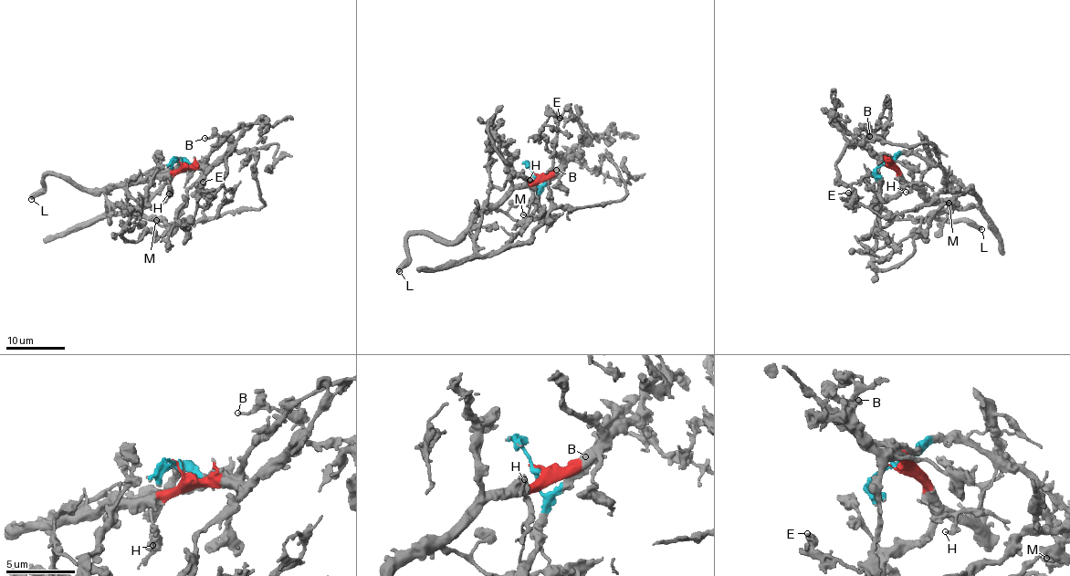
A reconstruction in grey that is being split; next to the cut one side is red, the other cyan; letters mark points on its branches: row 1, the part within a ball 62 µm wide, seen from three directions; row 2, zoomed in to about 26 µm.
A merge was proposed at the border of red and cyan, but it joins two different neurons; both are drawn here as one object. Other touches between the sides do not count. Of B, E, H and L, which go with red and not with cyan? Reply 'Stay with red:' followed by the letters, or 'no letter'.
Stay with red: B, L

